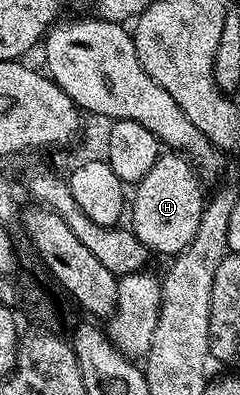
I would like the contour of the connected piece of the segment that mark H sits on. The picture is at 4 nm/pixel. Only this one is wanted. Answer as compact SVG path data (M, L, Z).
M165 150L155 162L155 166L151 166L151 170L147 170L145 177L135 186L134 192L137 193L134 196L132 193L131 196L131 227L139 242L143 242L143 246L150 253L158 252L161 256L172 258L189 245L191 238L195 238L195 230L199 230L199 218L205 209L207 196L206 193L201 193L197 172L192 167L197 169L180 151Z

